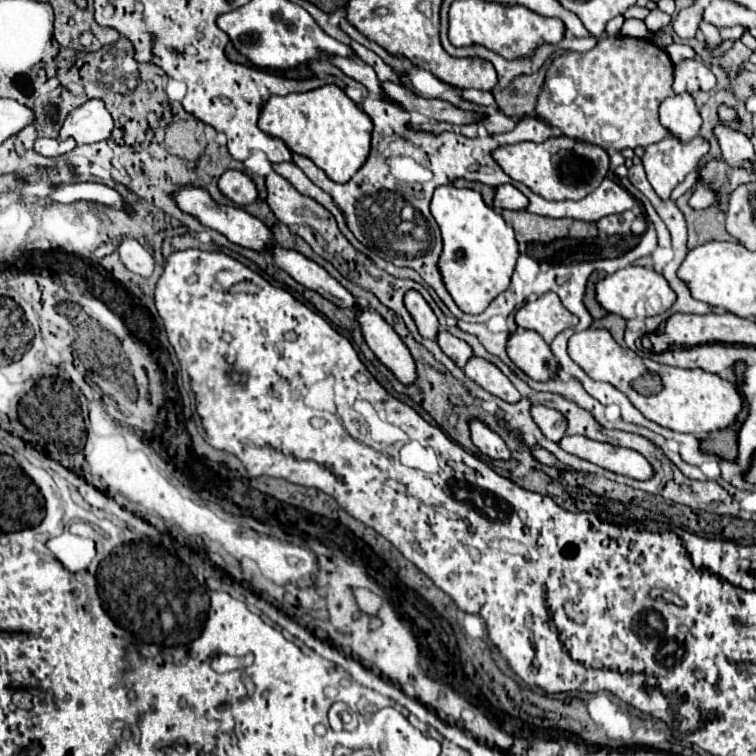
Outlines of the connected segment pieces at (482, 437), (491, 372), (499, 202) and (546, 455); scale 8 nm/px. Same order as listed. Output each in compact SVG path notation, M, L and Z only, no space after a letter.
M471 419L471 421L469 421L469 429L471 429L471 439L473 439L473 443L475 443L485 455L489 455L491 459L509 459L509 457L511 457L511 453L509 453L505 441L503 441L495 431L491 431L483 421Z
M473 357L469 359L469 363L465 365L465 375L475 381L477 385L481 385L485 391L489 391L491 395L501 397L503 401L509 403L517 403L521 401L521 393L513 387L513 383L499 371L499 367L495 367L493 363L481 359L481 357Z
M501 185L501 187L497 187L493 209L497 213L501 213L503 209L525 209L527 203L529 203L529 199L517 187Z
M529 445L531 447L531 451L533 451L533 457L539 461L539 463L543 463L543 465L553 465L553 467L559 467L559 469L567 469L565 465L561 465L549 451L545 451L543 447L539 447L539 445Z

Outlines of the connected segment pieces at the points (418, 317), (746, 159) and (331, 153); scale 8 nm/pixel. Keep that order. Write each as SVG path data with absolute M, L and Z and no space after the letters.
M409 291L405 295L405 307L409 309L411 317L415 319L419 333L425 339L437 339L437 333L439 333L437 315L433 313L433 309L429 307L429 303L423 299L419 291Z
M717 125L715 135L719 139L723 159L727 159L731 167L755 167L753 145L741 131L731 131L725 125Z
M325 85L307 93L271 97L261 111L259 129L281 139L293 153L309 157L335 183L347 183L371 153L371 117L337 85Z

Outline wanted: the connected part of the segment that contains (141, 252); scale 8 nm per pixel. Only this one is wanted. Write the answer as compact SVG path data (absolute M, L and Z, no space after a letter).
M127 239L119 245L119 255L121 255L121 261L123 265L141 275L141 277L151 277L153 269L155 269L155 261L151 257L151 253L141 245L137 243L135 239Z

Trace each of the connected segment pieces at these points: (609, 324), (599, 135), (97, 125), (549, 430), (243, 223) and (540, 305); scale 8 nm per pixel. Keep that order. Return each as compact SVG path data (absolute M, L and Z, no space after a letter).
M607 315L607 317L597 319L597 321L593 323L593 327L603 327L603 329L607 329L607 331L613 335L613 339L615 339L619 345L623 343L625 325L627 325L627 321L625 321L623 317L619 317L619 315Z
M607 37L601 39L591 51L575 53L569 51L557 59L547 69L541 93L535 103L535 115L543 119L547 125L557 127L563 135L599 145L603 149L635 149L657 143L669 135L669 131L659 123L659 103L673 93L673 63L669 55L653 45L649 39L633 39L633 37Z
M89 99L67 115L59 137L73 137L77 143L97 143L107 139L111 131L113 119L105 109L105 103L101 99Z
M533 405L531 415L547 439L551 439L555 443L559 443L559 439L563 439L565 431L567 431L567 419L563 413L549 409L545 405Z
M183 185L179 187L175 193L173 193L173 199L177 203L177 207L187 213L187 215L193 215L201 225L205 227L211 227L219 233L223 233L229 241L237 243L237 245L243 245L243 247L249 247L249 249L255 249L255 251L261 251L265 253L265 247L273 243L273 235L271 231L253 215L249 215L247 211L243 211L241 207L233 207L233 205L219 205L207 189L203 187L193 187L193 185Z
M553 291L537 297L535 301L527 301L517 311L515 321L523 329L537 331L547 343L551 343L563 329L575 327L579 323L579 319L563 307L561 299Z

